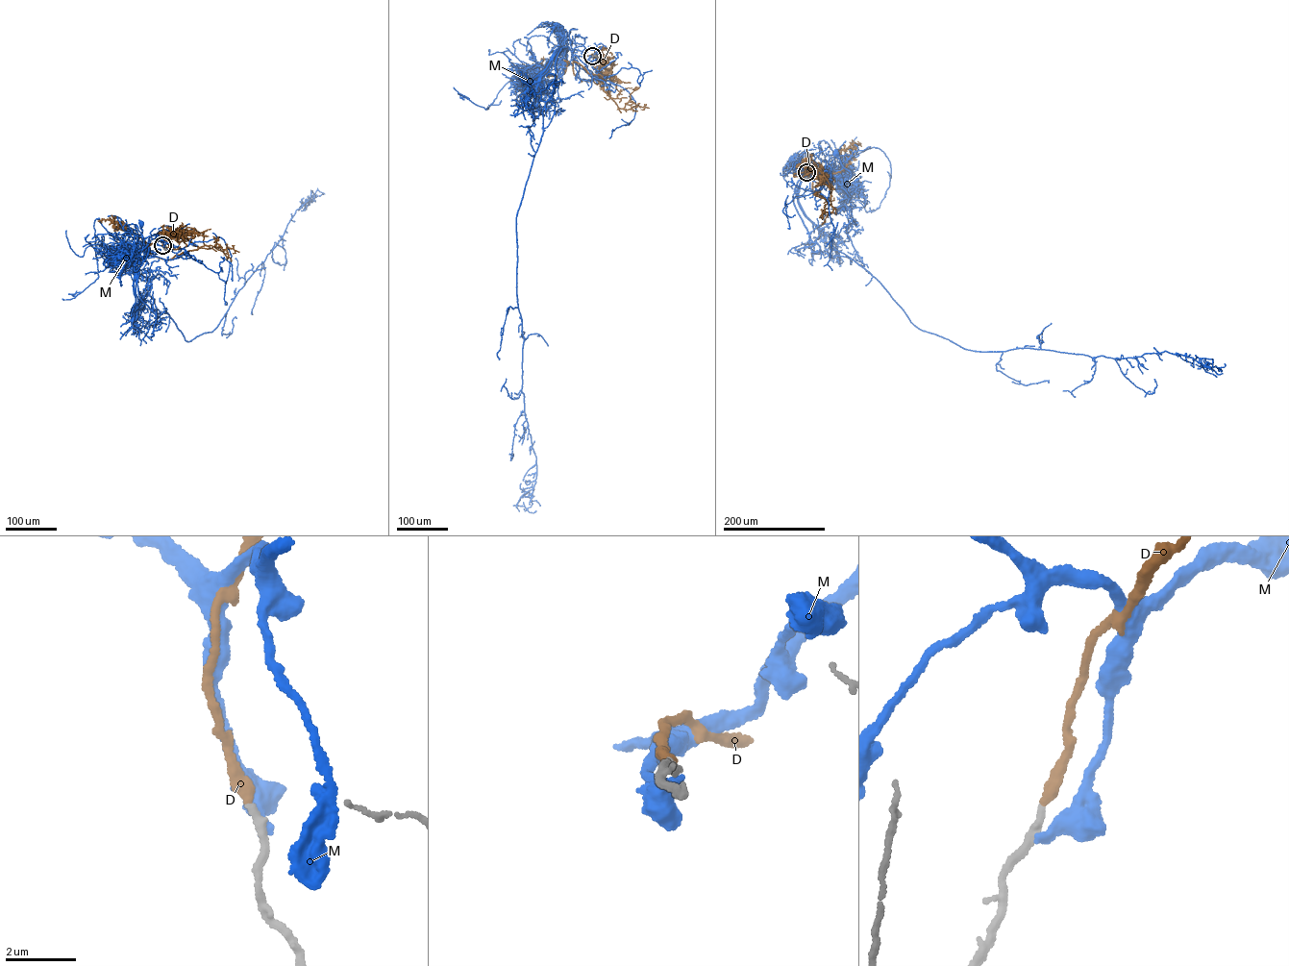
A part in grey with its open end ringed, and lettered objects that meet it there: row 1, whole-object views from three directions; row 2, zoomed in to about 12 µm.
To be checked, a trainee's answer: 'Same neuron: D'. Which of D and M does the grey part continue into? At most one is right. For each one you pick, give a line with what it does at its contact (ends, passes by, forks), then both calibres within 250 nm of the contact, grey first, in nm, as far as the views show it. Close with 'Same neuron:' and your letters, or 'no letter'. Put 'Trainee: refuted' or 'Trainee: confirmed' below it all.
D: It ends there. Thickness 240 nm (grey) against 320 nm
Same neuron: D
Trainee: confirmed

